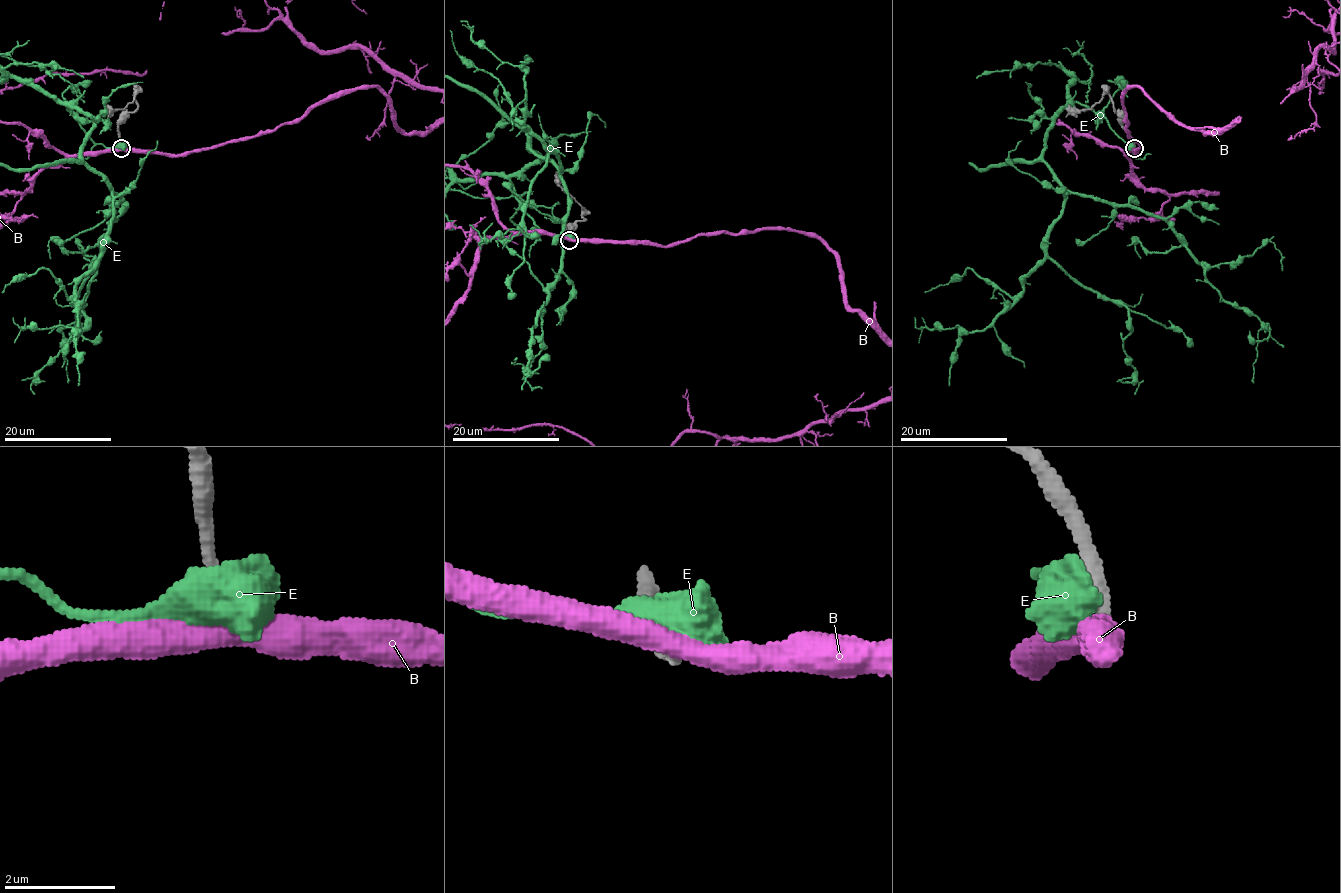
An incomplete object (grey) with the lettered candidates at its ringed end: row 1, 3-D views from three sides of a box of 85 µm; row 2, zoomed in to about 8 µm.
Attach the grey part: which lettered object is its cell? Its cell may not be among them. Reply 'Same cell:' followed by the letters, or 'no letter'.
Same cell: no letter

